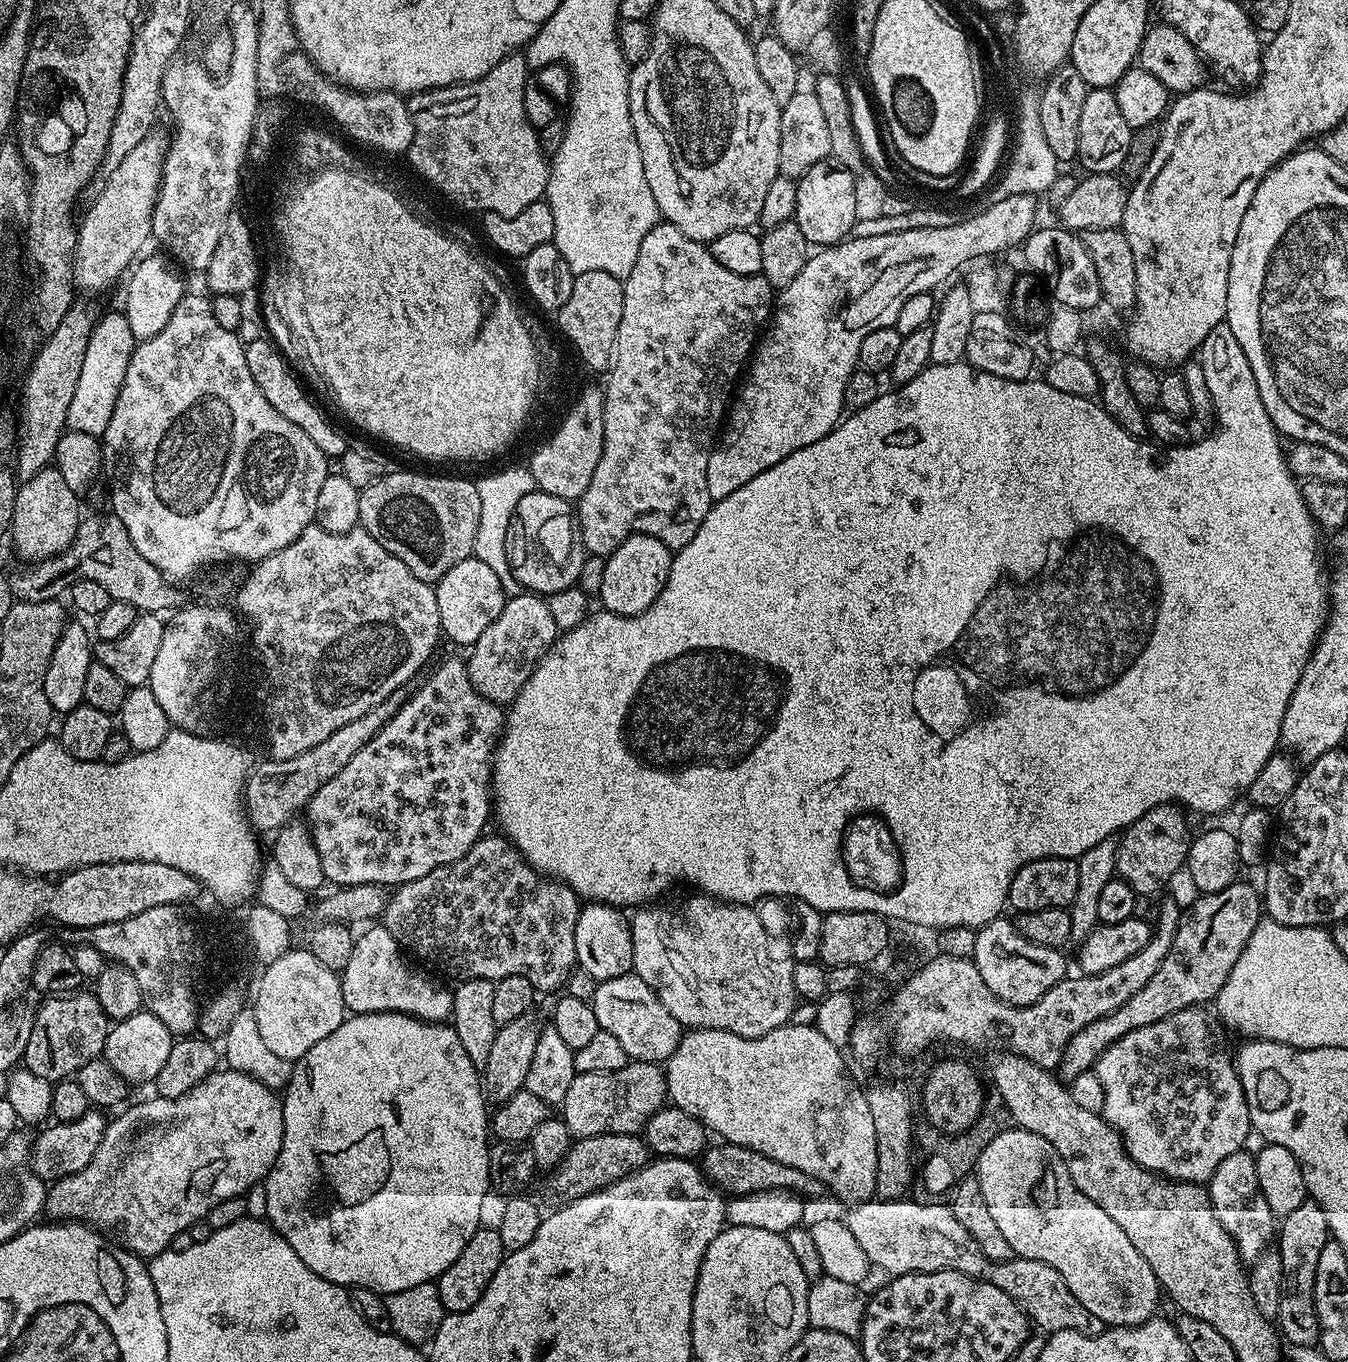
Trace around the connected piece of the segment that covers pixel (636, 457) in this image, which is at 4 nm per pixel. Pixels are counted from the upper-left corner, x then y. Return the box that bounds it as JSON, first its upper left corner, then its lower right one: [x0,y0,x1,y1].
[574,222,774,558]

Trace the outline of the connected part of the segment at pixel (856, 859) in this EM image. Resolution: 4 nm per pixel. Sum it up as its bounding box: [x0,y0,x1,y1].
[839,808,908,896]

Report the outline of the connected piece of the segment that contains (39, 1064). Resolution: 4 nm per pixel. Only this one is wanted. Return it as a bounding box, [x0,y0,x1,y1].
[22,990,110,1082]

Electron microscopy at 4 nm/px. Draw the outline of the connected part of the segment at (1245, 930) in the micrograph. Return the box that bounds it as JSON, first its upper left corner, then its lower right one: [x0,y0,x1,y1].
[1058,882,1262,1082]

